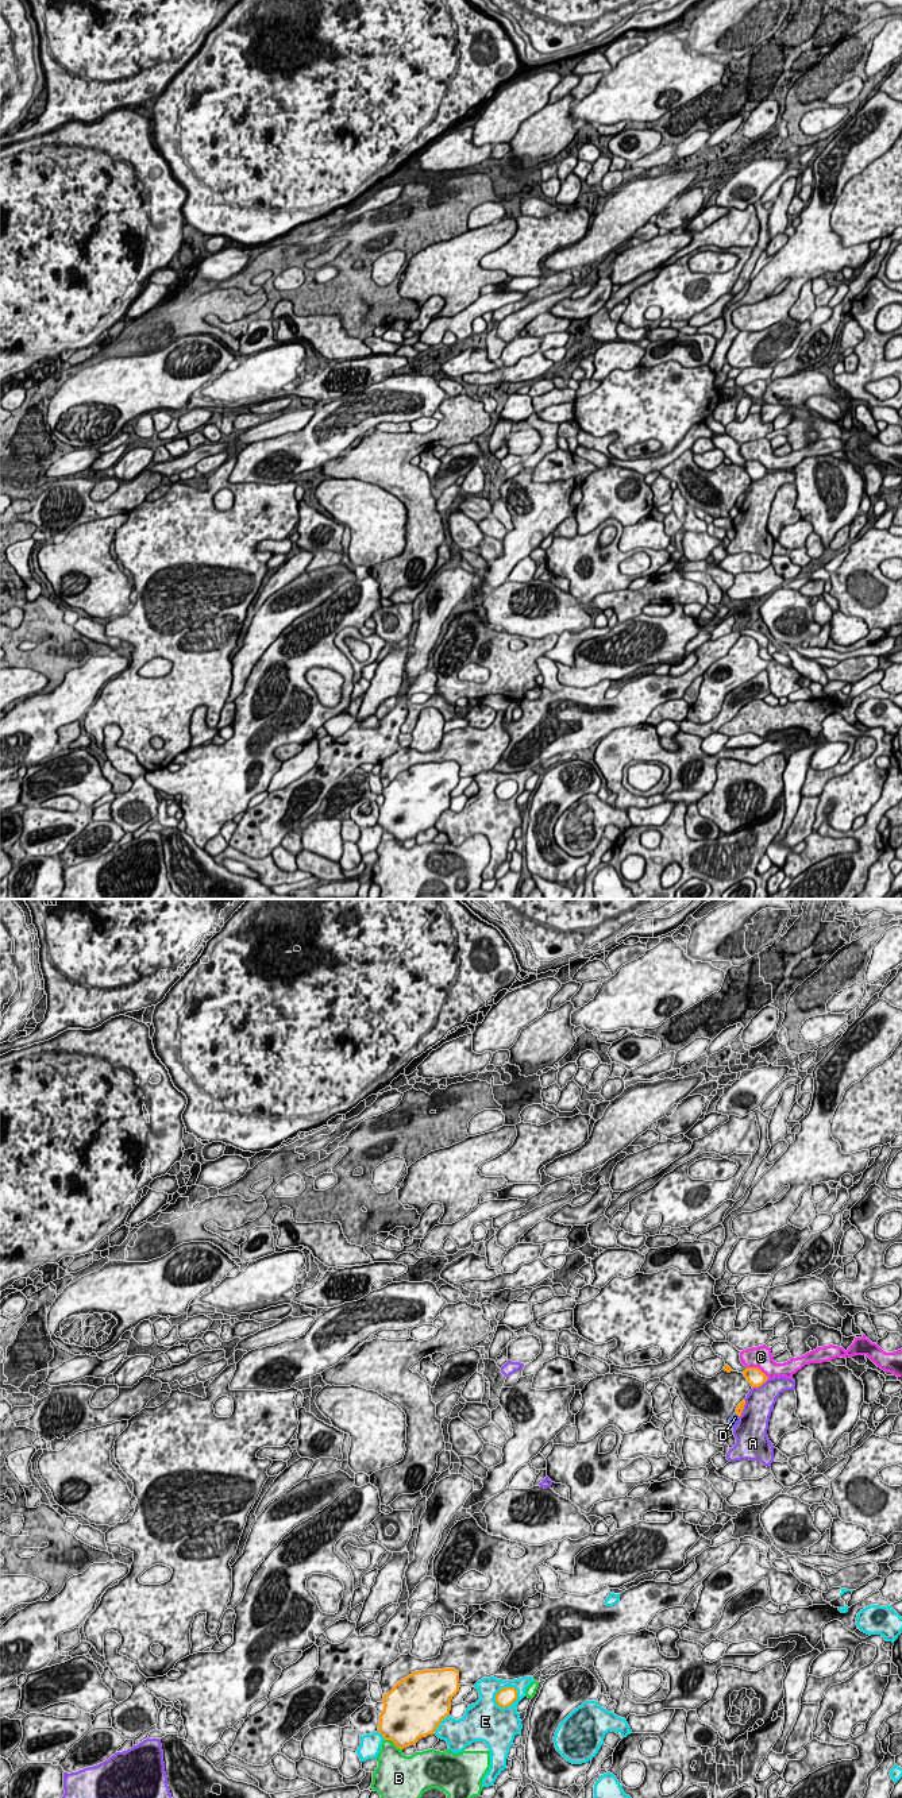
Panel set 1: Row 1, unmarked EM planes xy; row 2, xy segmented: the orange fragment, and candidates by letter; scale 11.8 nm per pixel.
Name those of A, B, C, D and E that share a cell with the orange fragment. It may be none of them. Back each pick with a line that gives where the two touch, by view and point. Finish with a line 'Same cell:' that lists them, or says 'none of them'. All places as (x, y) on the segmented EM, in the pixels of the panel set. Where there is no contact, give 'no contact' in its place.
Same cell: none of them

